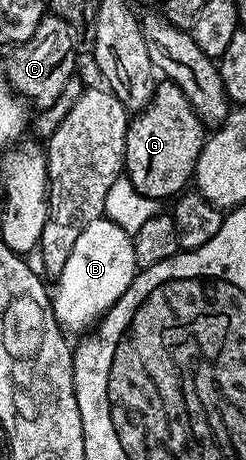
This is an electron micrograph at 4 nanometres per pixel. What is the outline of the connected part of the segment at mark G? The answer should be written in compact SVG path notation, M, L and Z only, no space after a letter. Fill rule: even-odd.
M165 79L159 80L155 84L154 94L150 102L143 109L137 110L129 118L126 126L124 176L132 183L132 187L136 187L136 191L140 191L140 195L155 199L177 198L191 184L203 140L204 126L202 120L196 115L192 103L188 103L184 91L180 87L176 87L176 83Z

